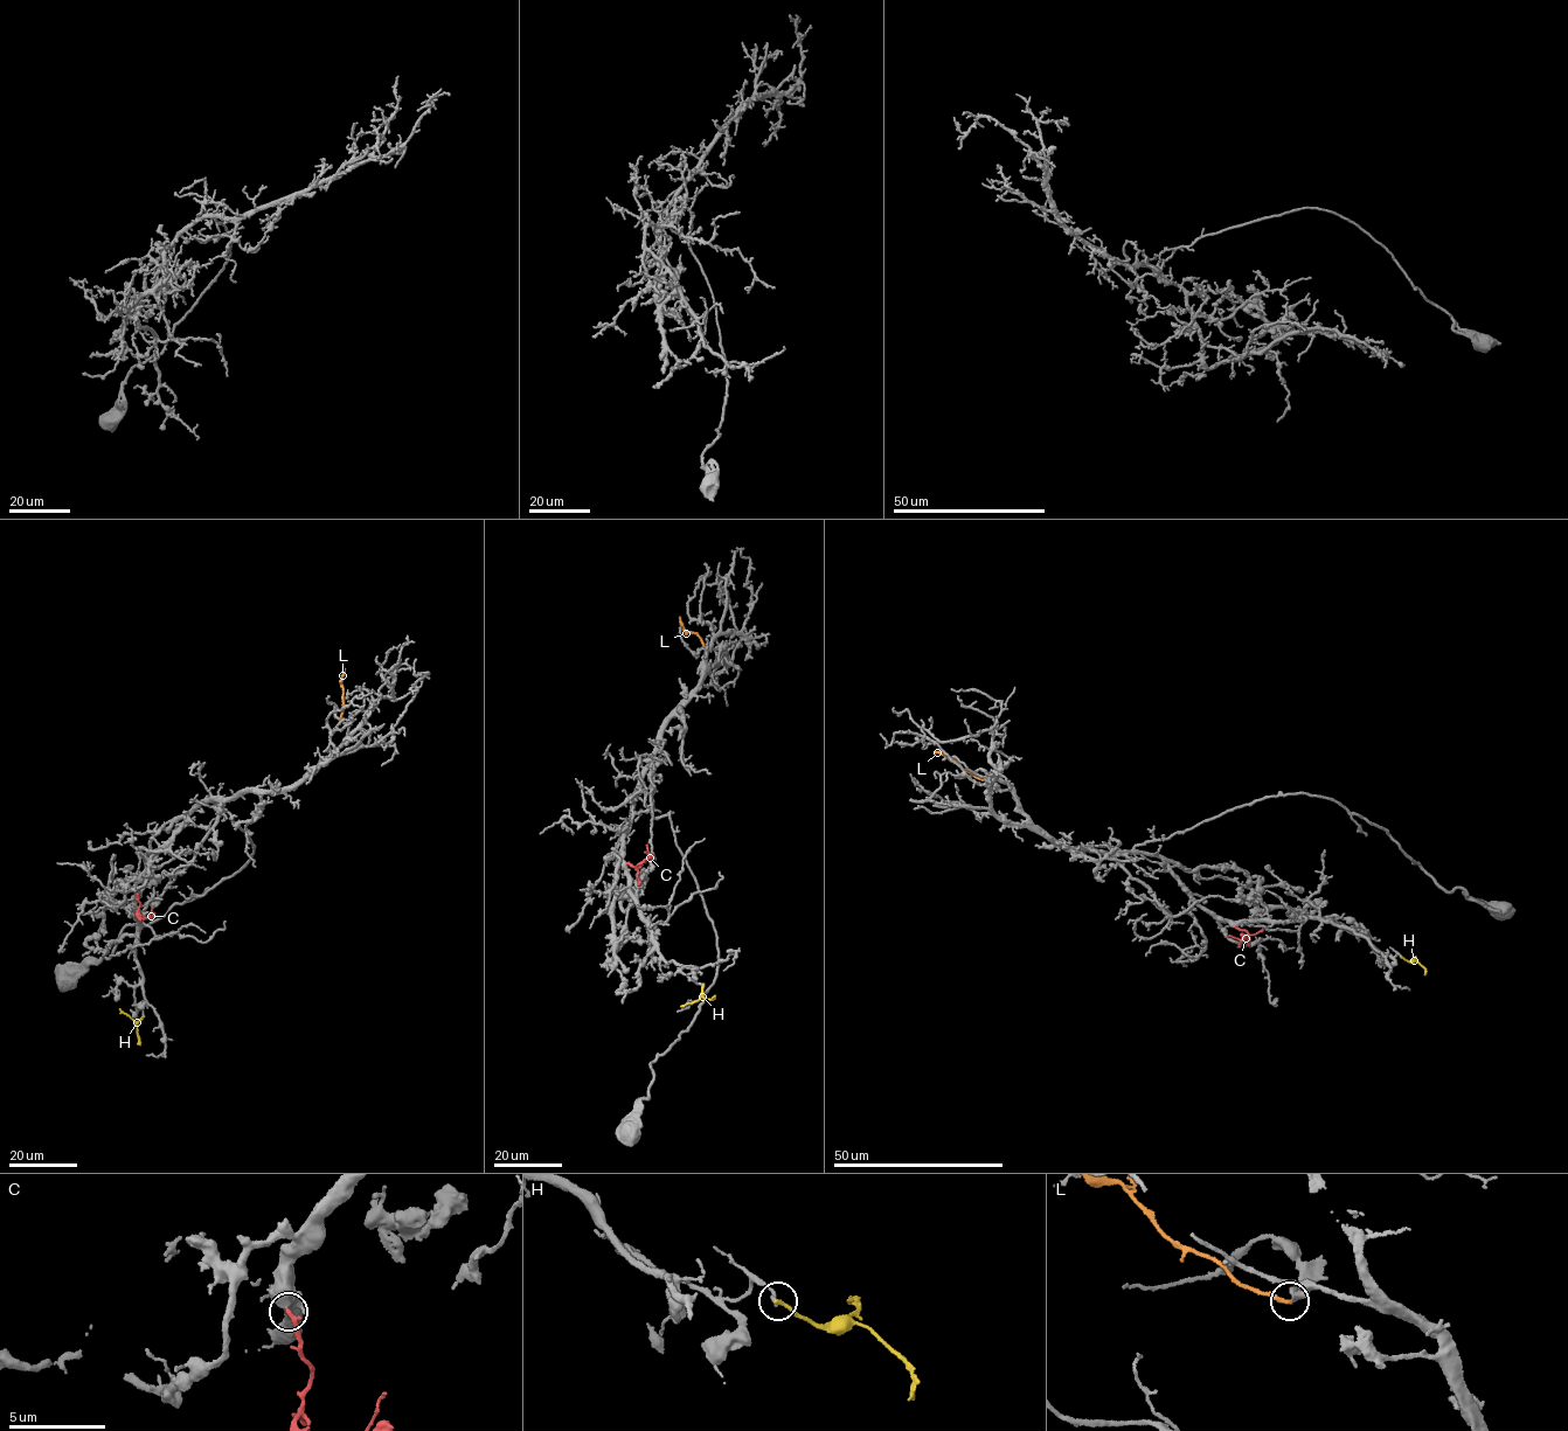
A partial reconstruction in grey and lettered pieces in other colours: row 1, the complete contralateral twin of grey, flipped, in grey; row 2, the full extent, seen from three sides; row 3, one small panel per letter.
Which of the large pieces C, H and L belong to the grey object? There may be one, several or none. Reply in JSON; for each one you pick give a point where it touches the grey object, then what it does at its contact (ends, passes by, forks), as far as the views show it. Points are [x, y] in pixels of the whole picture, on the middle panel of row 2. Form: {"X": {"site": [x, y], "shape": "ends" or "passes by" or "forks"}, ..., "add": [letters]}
{"C": {"site": [626, 863], "shape": "ends"}, "add": ["C"]}

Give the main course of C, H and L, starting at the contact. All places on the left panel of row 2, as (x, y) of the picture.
C: (136, 893), (138, 918), (148, 917), (153, 908)
H: (143, 1016), (138, 1023), (119, 1009)
L: (340, 721), (344, 669)

